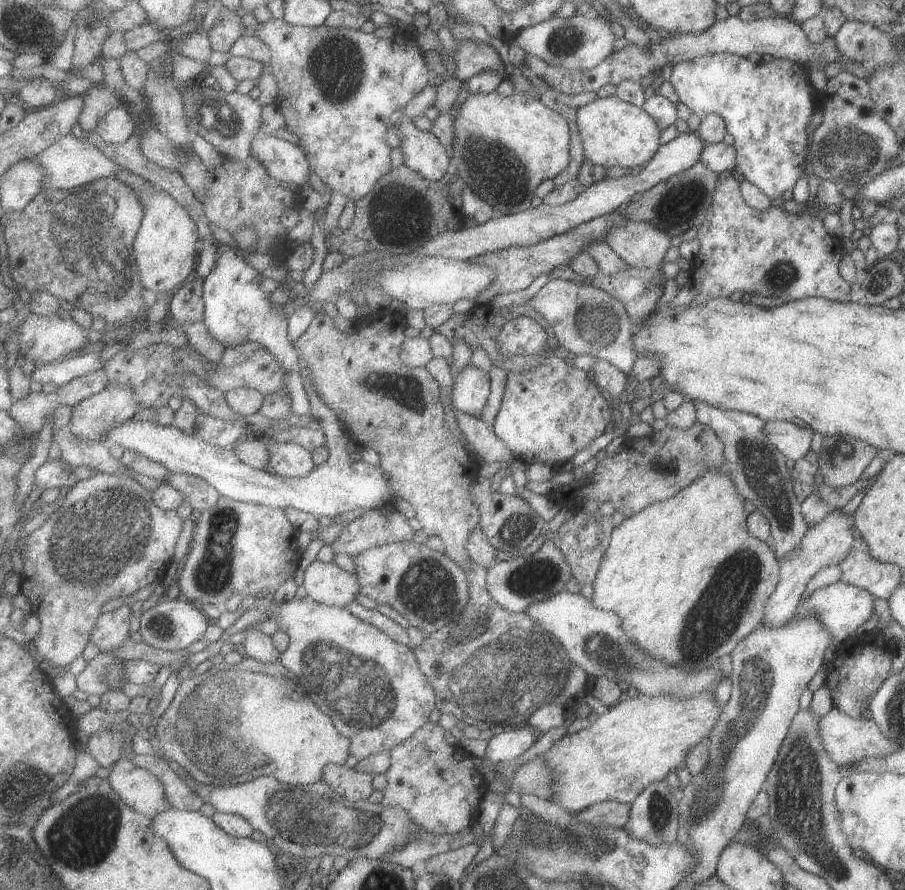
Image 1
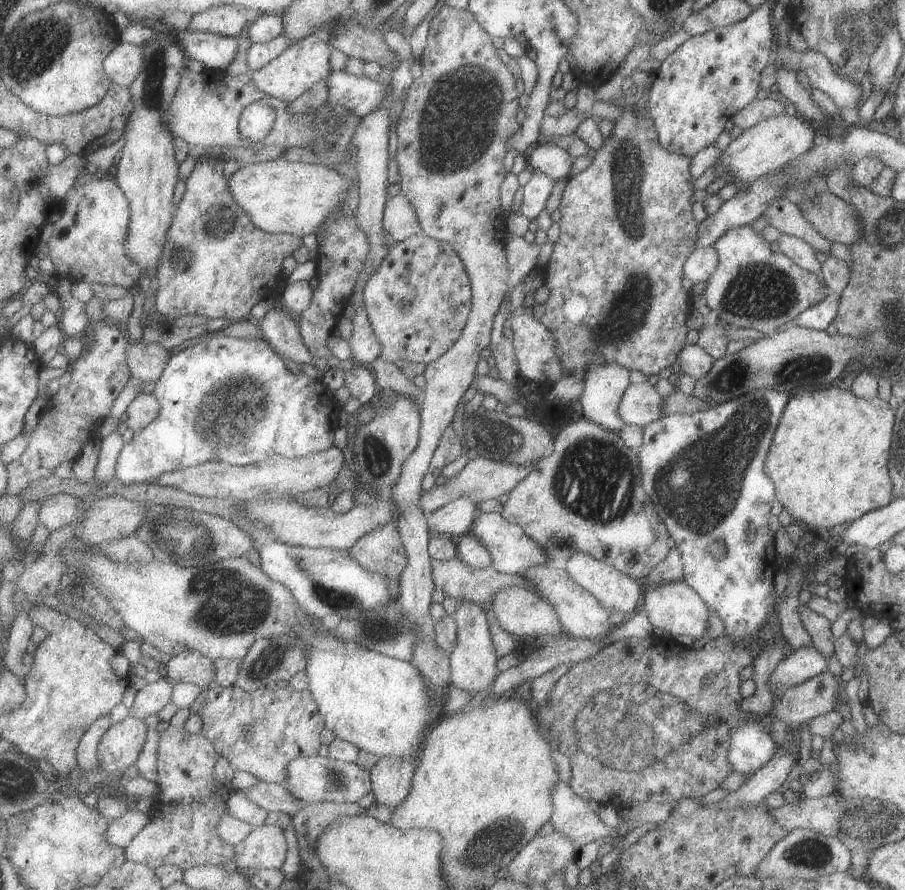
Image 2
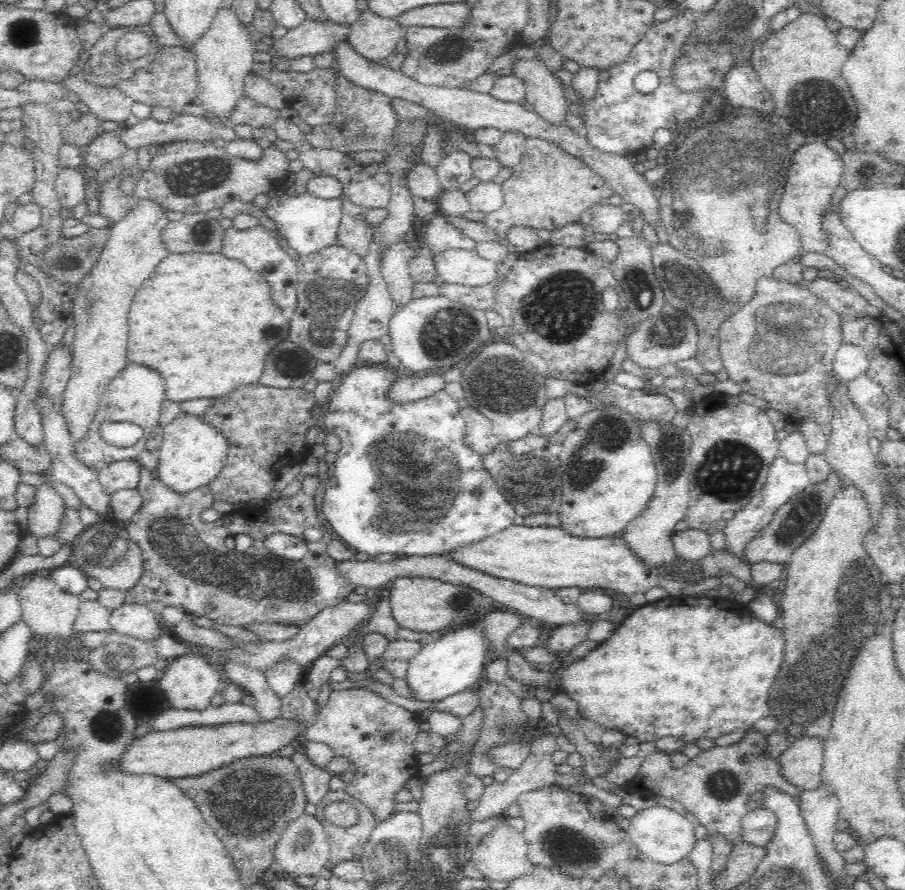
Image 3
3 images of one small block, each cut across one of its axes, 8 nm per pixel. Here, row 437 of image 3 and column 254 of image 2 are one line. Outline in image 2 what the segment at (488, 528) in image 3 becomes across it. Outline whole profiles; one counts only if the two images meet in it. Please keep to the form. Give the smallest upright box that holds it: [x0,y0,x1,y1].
[116,335,339,484]

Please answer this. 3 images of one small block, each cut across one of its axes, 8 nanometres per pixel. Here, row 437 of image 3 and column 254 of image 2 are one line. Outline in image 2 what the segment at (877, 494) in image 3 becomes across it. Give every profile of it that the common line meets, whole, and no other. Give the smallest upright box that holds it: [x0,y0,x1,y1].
[235,825,287,870]

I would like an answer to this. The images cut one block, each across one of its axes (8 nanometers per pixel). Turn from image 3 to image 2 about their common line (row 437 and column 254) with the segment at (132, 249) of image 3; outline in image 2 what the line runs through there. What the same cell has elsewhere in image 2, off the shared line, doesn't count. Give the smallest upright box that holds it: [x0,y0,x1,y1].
[251,34,333,105]

